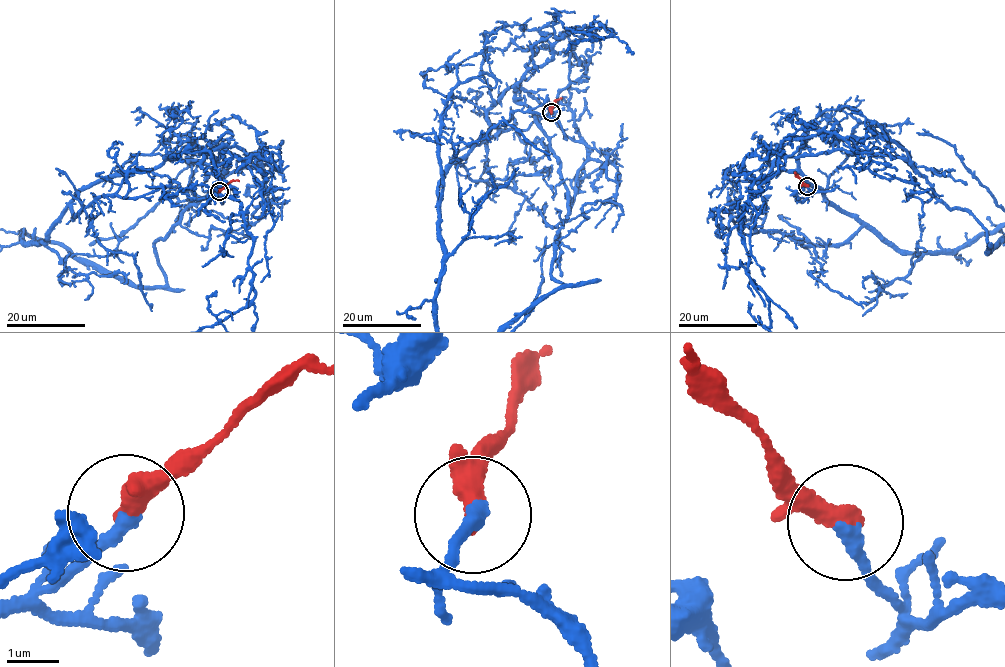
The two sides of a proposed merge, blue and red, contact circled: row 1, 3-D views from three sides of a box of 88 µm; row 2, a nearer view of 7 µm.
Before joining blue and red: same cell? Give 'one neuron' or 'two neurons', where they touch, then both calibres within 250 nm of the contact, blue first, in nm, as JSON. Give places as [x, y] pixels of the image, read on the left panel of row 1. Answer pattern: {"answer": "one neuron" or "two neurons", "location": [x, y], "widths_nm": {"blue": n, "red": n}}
{"answer": "one neuron", "location": [219, 191], "widths_nm": {"blue": 280, "red": 440}}

